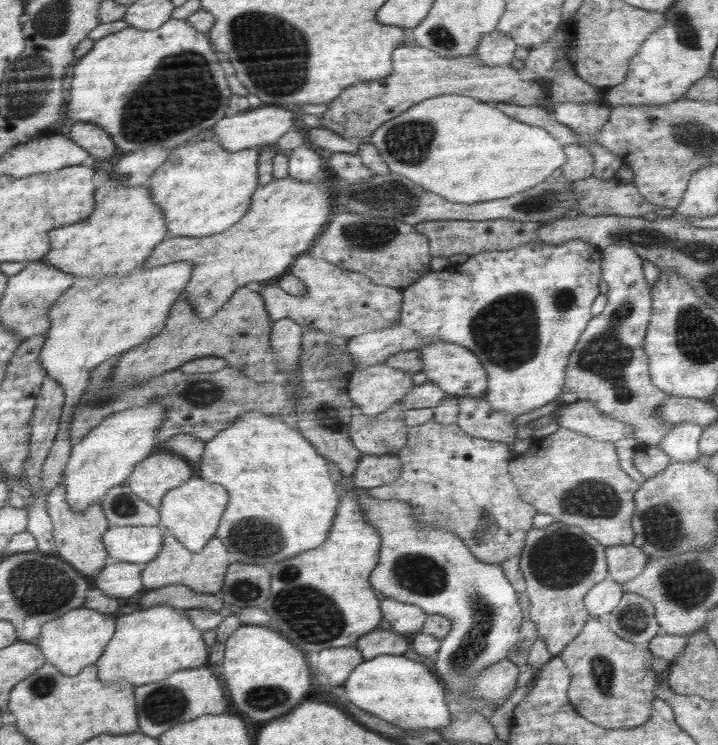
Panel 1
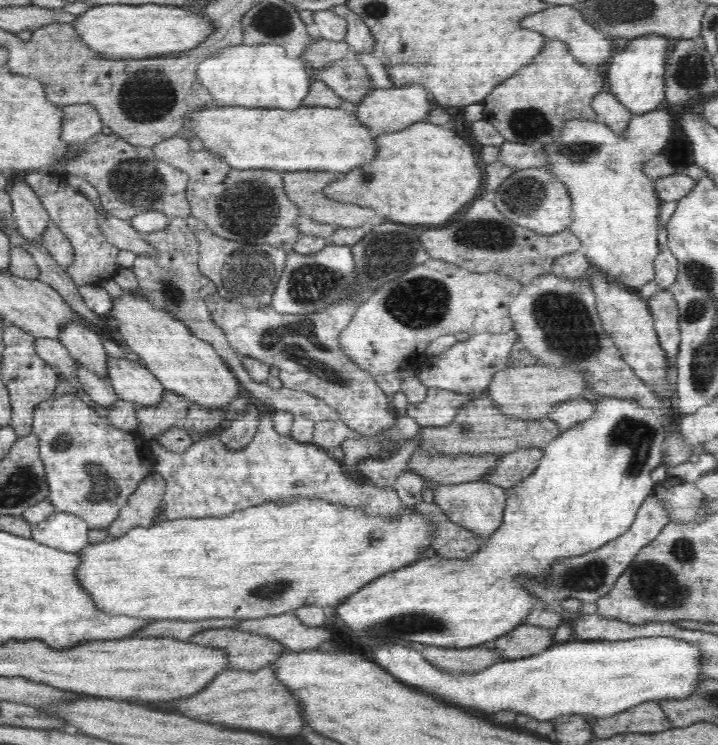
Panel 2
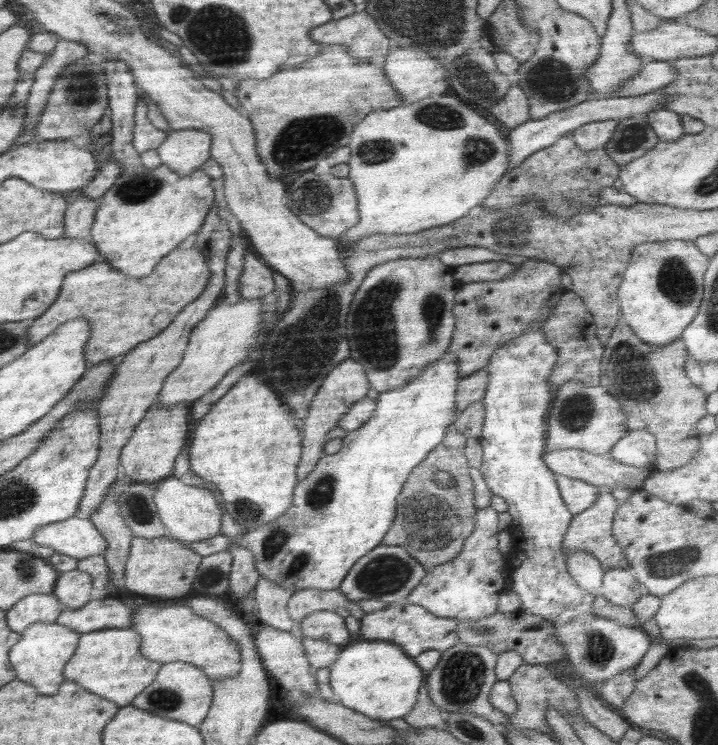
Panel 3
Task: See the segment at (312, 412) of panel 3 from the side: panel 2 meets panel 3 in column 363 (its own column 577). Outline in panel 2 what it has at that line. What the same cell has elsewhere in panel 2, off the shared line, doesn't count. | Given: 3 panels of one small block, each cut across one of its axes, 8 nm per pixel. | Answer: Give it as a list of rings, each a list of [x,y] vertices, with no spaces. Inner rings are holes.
[[[536,364],[518,368],[507,366],[492,376],[486,391],[488,398],[498,405],[500,413],[516,419],[538,420],[550,414],[558,402],[582,397],[589,390],[588,384],[584,373],[574,365],[562,368]]]

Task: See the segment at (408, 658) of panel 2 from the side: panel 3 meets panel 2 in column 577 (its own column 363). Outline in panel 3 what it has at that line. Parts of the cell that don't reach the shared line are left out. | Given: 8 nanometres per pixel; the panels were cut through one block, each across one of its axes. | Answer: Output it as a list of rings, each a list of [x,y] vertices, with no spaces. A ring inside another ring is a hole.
[[[361,641],[343,646],[328,670],[330,688],[336,701],[350,710],[366,714],[372,720],[386,721],[410,714],[424,684],[424,671],[415,659],[404,653],[402,647],[389,641]]]

